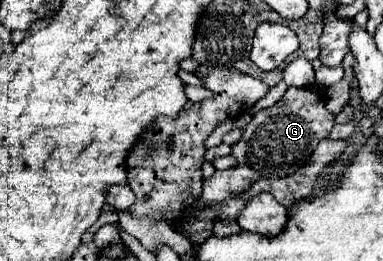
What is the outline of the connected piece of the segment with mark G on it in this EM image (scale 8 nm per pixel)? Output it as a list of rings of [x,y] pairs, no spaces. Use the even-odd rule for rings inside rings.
[[[289,87],[279,103],[261,109],[243,129],[243,139],[233,145],[233,157],[239,161],[237,167],[227,171],[215,171],[203,183],[203,203],[221,203],[229,197],[245,193],[259,179],[285,177],[303,167],[319,145],[333,129],[333,115],[325,109],[325,93],[313,87]]]

